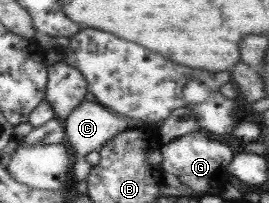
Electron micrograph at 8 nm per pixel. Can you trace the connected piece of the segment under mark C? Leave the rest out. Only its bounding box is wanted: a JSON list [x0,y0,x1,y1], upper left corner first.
[63,98,126,184]

